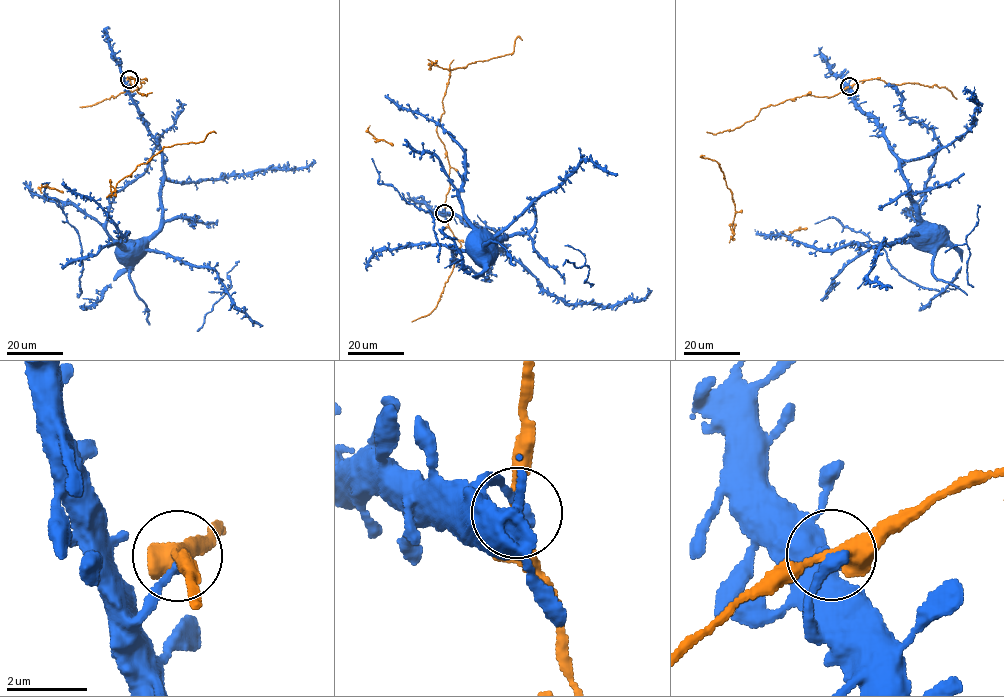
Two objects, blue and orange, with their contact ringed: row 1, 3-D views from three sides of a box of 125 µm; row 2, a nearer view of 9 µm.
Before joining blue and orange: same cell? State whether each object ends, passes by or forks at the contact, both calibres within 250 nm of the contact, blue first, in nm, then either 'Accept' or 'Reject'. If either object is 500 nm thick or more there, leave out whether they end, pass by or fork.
At the ring blue ends. At the ring orange forks. Thickness 280 nm (blue) against 300 nm. Reject

